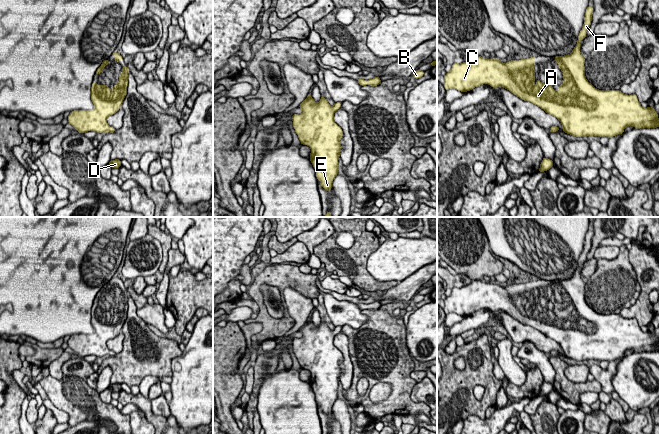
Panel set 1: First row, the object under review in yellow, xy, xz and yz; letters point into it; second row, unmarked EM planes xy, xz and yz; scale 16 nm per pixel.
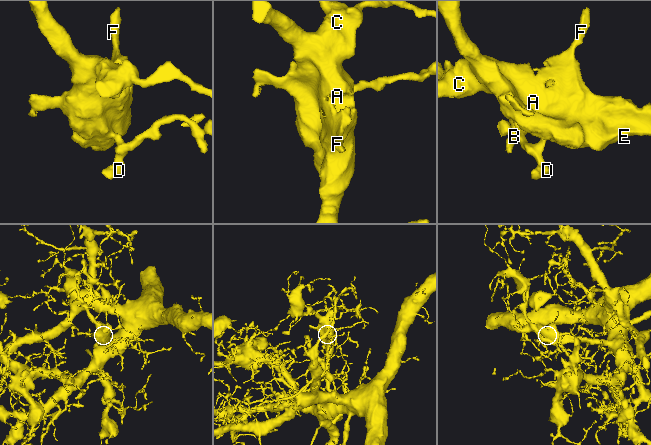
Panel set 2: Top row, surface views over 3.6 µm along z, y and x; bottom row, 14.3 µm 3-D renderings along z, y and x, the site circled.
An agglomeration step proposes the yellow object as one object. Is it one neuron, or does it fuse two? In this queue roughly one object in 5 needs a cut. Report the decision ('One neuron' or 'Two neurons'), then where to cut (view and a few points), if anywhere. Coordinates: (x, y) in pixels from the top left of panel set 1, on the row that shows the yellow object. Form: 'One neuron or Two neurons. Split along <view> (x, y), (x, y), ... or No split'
One neuron. No split

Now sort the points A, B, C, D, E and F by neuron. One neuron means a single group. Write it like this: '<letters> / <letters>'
A B C D E F

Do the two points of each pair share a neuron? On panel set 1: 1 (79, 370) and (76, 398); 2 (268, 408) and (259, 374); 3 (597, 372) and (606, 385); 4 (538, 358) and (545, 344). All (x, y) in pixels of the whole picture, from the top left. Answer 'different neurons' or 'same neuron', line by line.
1: different neurons
2: different neurons
3: same neuron
4: different neurons

